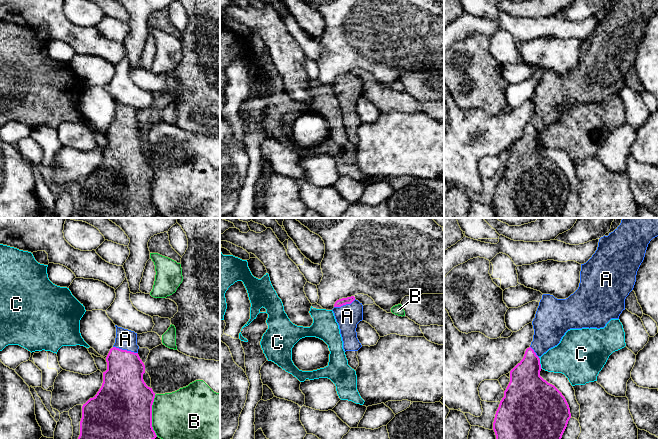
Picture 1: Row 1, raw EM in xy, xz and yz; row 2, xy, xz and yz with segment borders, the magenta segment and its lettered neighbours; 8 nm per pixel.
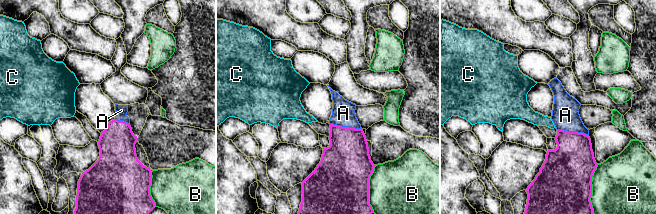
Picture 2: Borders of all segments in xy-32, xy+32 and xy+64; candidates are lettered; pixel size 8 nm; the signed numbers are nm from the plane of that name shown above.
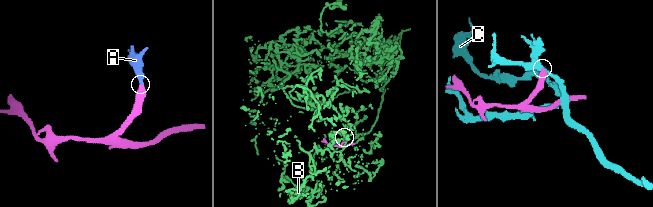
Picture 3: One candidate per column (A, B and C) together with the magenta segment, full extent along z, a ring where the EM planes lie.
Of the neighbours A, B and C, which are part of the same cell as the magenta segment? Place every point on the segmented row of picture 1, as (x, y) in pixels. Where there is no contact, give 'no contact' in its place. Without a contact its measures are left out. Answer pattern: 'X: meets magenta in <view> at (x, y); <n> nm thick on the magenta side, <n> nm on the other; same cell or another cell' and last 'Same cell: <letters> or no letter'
A: meets magenta in xy at (125, 350); 320 nm thick on the magenta side, 160 nm on the other; same cell
B: meets magenta in xy at (151, 416); 480 nm thick on the magenta side, 380 nm on the other; another cell
C: meets magenta in yz at (540, 364); 340 nm thick on the magenta side, 300 nm on the other; another cell
Same cell: A

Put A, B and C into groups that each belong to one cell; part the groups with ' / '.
A / B / C

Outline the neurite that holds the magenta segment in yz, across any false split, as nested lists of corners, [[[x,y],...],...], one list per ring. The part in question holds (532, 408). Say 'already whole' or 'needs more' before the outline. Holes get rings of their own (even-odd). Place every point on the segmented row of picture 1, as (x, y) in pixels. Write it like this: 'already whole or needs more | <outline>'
needs more | [[[622,218],[620,225],[608,236],[599,239],[598,247],[592,257],[581,264],[578,289],[566,299],[543,294],[535,318],[532,321],[534,335],[523,359],[510,371],[510,382],[504,391],[496,411],[493,430],[496,439],[561,439],[571,418],[570,408],[562,393],[540,376],[540,357],[557,346],[570,329],[604,328],[611,319],[619,319],[625,310],[625,299],[633,290],[637,271],[644,260],[650,241],[658,236],[658,218]]]

